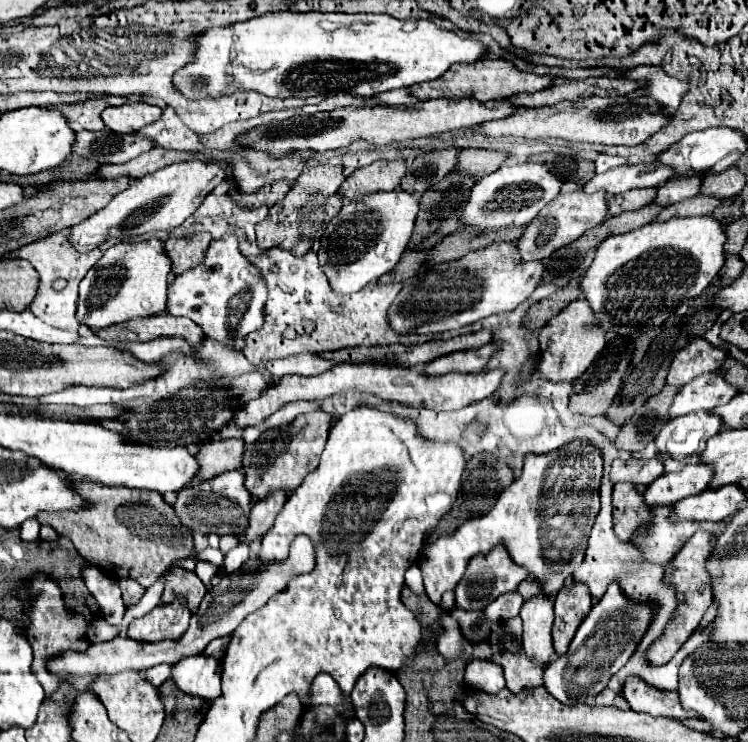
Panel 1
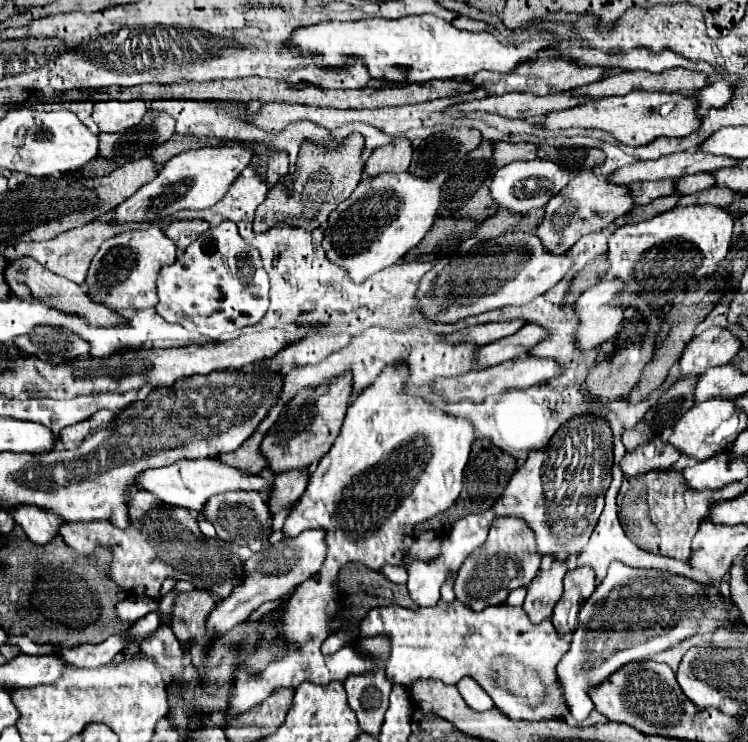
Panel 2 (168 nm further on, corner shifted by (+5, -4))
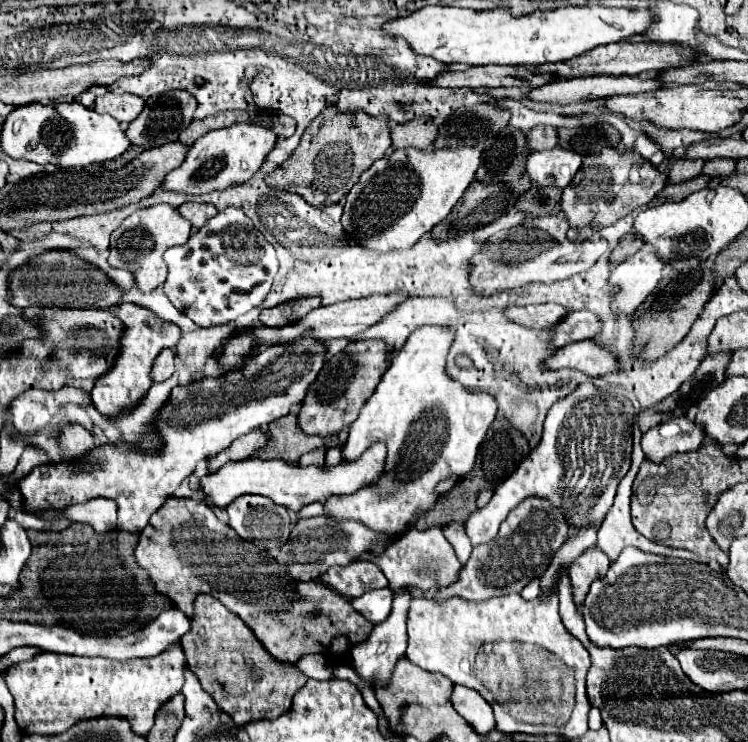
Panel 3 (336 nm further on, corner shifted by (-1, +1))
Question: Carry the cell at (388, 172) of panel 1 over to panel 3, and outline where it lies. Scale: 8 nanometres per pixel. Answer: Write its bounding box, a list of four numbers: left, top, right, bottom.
[391,116,437,150]

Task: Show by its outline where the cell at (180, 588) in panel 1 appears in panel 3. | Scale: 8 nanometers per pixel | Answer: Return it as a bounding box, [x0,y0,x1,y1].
[181,594,307,726]

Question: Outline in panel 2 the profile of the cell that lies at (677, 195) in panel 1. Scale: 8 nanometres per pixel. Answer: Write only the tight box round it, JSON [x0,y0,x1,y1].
[677,173,715,195]

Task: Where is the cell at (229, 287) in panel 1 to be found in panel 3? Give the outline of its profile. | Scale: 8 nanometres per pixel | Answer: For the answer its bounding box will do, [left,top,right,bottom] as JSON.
[163,208,279,328]

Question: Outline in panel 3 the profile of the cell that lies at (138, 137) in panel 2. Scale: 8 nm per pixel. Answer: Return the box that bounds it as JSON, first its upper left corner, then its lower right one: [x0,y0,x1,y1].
[125,90,195,150]

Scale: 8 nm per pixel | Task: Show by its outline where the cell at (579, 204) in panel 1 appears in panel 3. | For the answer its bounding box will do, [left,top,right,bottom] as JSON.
[561,148,667,242]

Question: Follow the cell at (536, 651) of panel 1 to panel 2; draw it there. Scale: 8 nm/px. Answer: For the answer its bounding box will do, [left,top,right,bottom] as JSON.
[523,561,567,621]

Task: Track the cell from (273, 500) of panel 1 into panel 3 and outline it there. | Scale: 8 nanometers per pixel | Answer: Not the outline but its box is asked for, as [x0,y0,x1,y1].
[299,448,325,466]

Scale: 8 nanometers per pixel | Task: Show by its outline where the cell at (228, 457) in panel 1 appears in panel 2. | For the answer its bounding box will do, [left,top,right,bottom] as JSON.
[217,433,267,473]

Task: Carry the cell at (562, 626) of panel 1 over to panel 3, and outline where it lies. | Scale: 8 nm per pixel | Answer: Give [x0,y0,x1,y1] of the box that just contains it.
[569,548,609,610]

